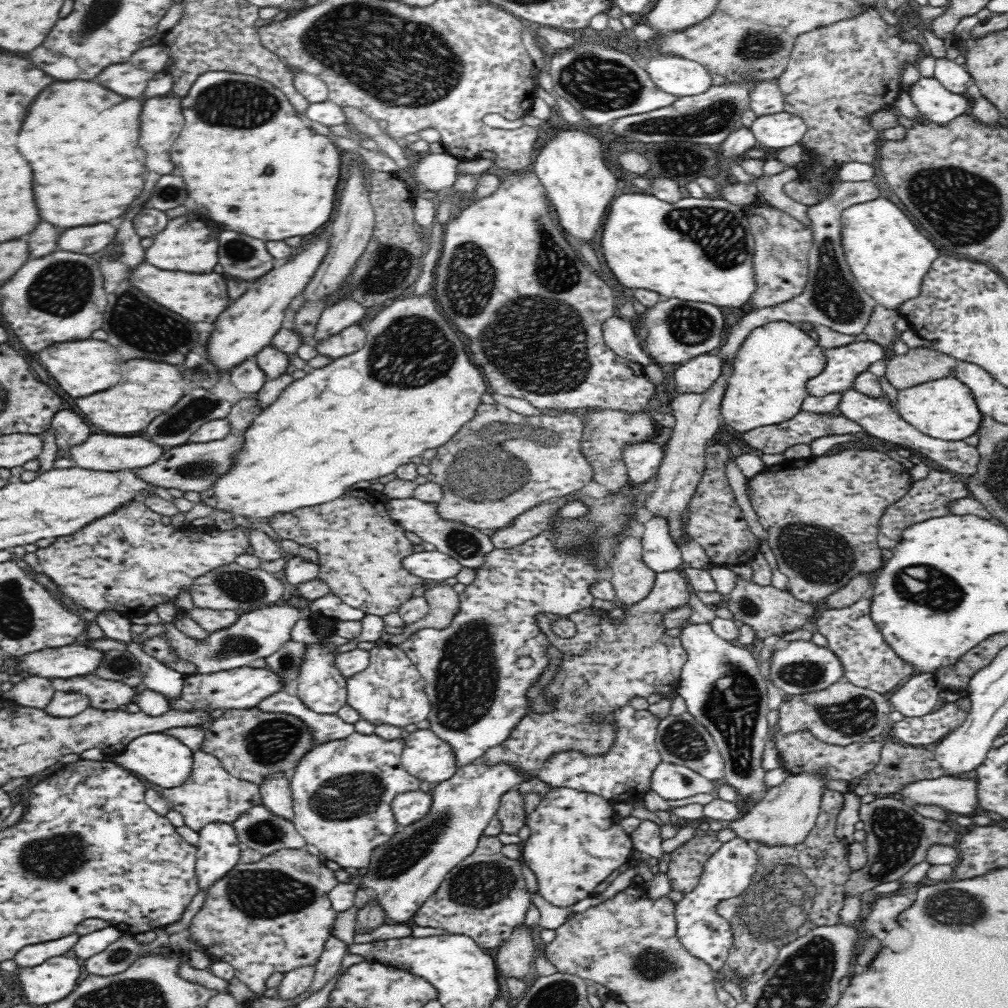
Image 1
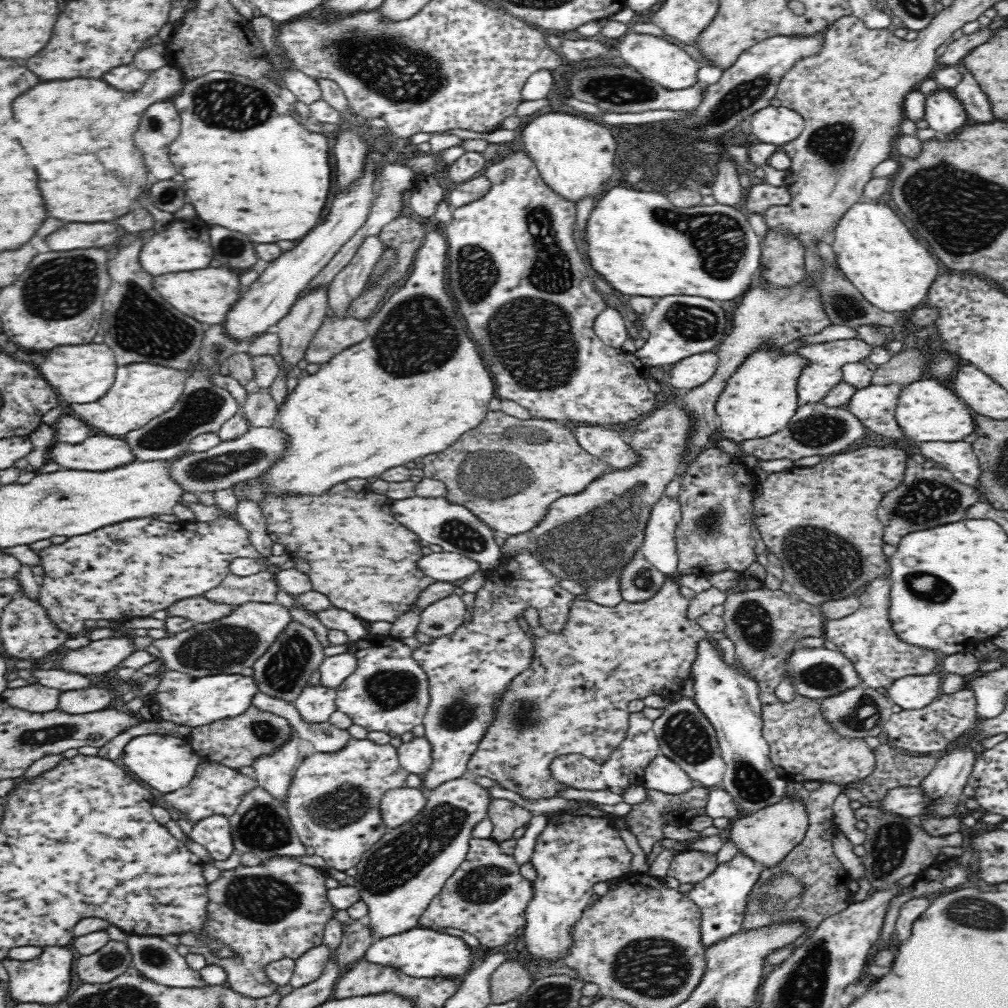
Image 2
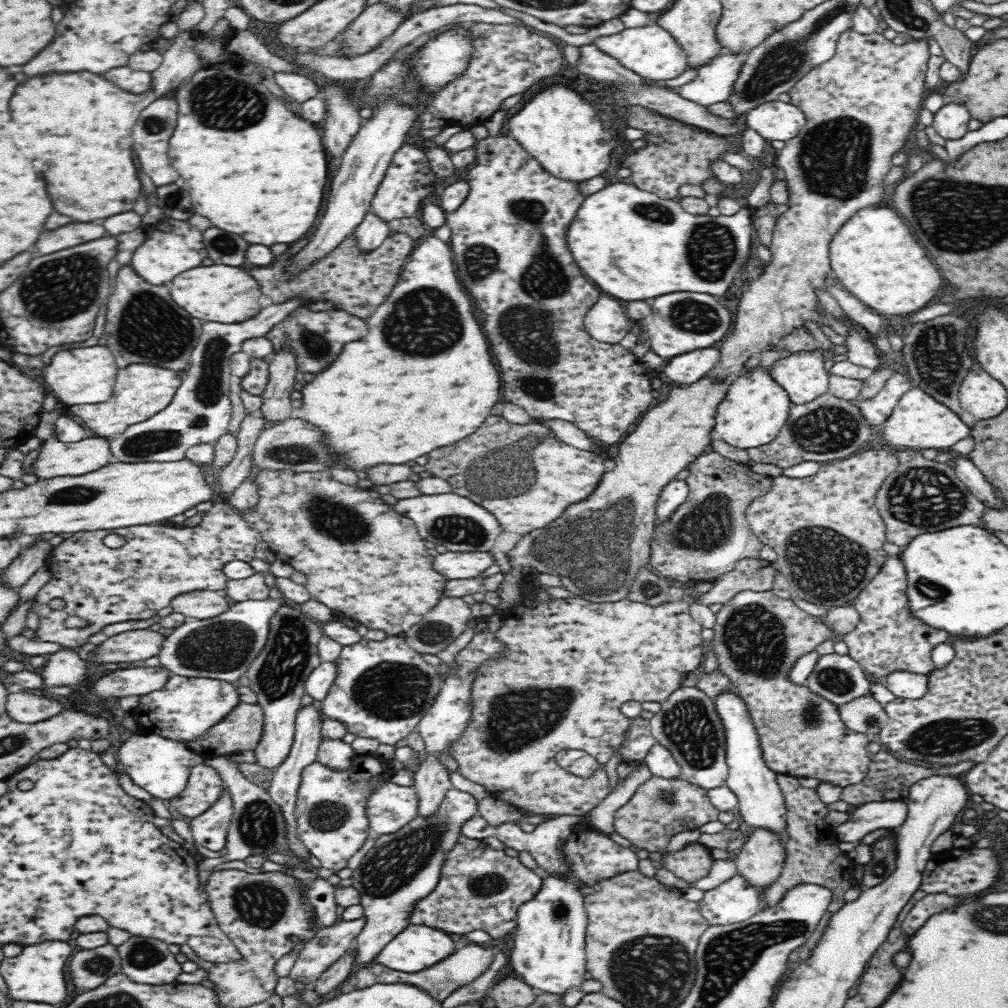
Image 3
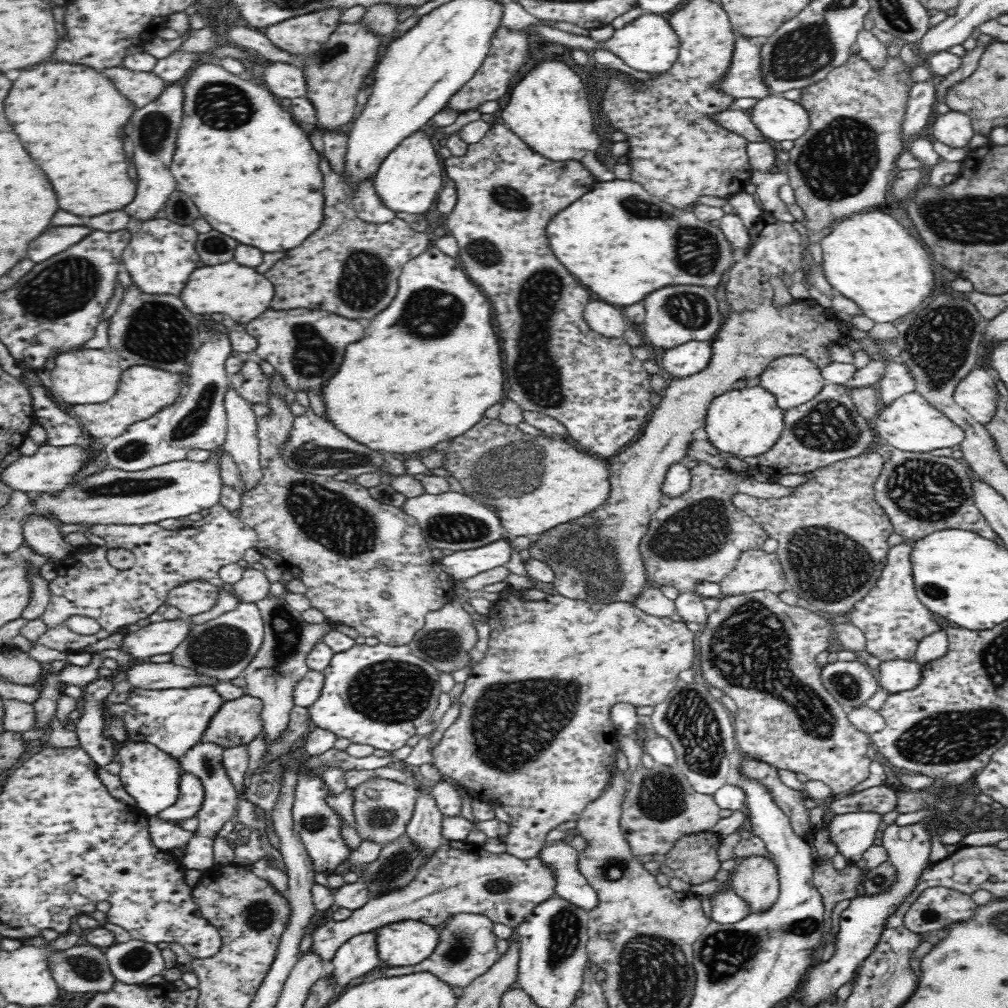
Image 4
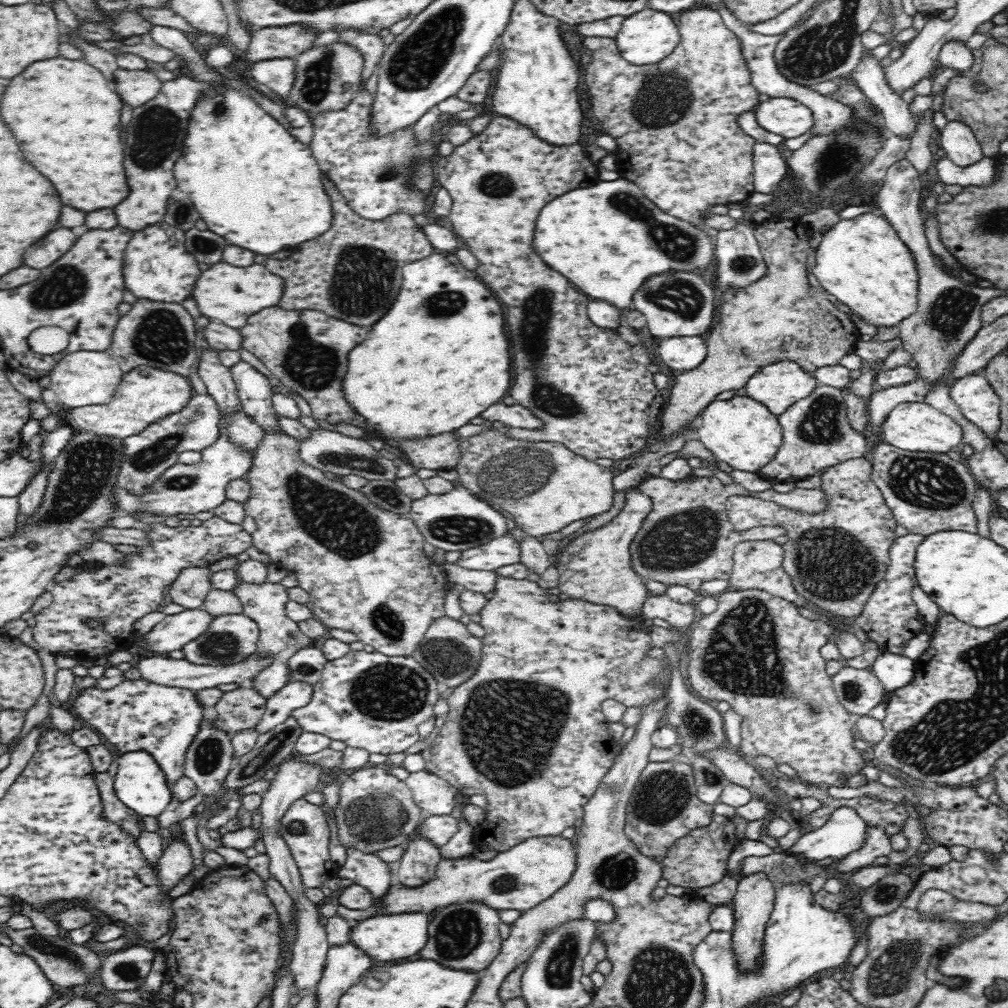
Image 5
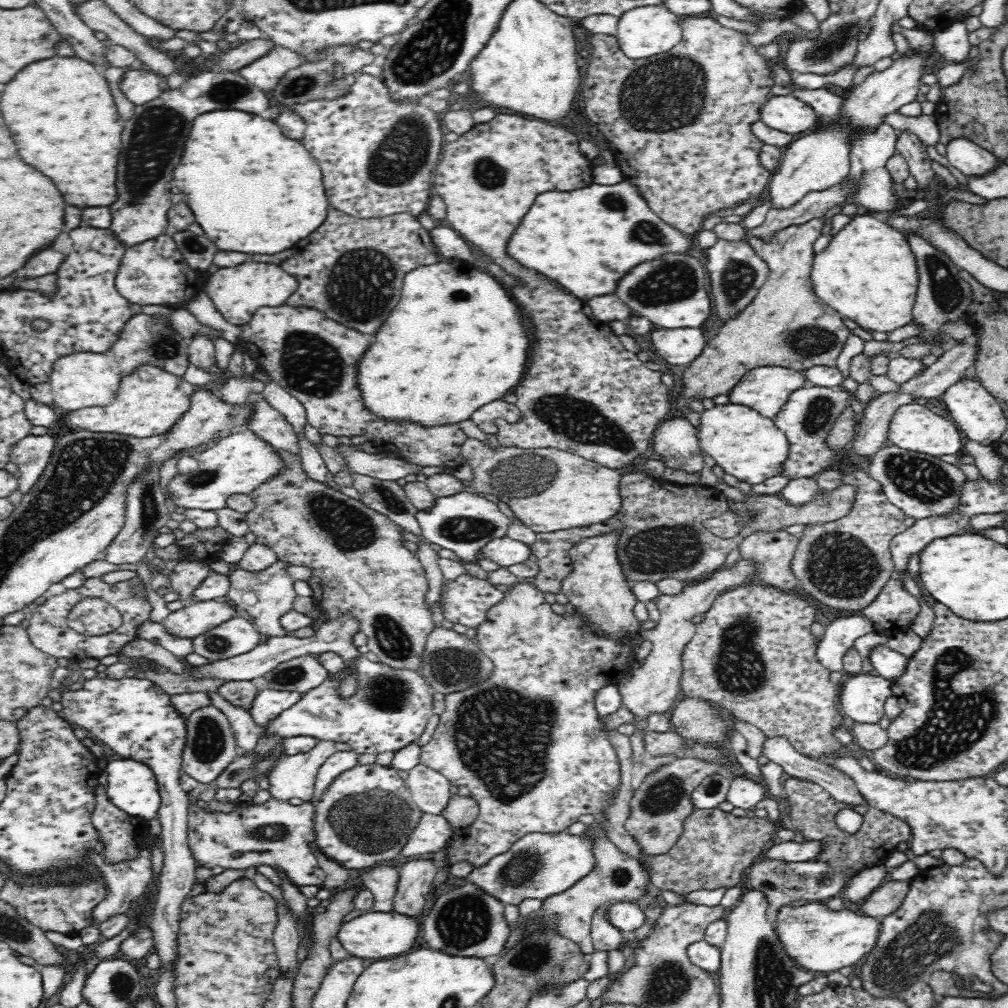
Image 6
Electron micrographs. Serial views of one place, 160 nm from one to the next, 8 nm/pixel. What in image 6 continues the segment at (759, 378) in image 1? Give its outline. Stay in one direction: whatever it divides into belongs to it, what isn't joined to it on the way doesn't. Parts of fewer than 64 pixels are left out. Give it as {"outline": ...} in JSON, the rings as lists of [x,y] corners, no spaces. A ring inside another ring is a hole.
{"outline":[[[716,404],[702,412],[697,437],[703,452],[710,454],[726,474],[750,484],[760,484],[780,474],[782,462],[788,458],[788,439],[782,430],[772,419],[742,404]]]}

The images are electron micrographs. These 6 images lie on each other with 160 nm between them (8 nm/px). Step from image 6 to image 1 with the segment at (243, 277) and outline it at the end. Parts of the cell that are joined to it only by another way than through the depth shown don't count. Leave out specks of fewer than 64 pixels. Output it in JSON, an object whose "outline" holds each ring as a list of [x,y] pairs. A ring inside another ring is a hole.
{"outline":[[[148,261],[136,264],[136,268],[130,270],[129,274],[129,280],[132,282],[130,285],[136,286],[148,298],[156,301],[158,304],[162,304],[164,308],[179,314],[190,322],[210,322],[214,324],[218,316],[228,308],[229,298],[228,293],[226,293],[228,276],[220,276],[216,272],[212,272],[212,274],[186,274],[186,272],[174,270],[159,270]]]}

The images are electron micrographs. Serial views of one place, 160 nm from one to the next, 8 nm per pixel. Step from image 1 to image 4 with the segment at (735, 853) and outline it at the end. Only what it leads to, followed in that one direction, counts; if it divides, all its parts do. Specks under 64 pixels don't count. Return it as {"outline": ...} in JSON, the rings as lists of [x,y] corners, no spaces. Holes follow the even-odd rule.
{"outline":[[[726,887],[709,898],[711,908],[708,917],[711,922],[732,925],[751,913],[750,905],[731,887]]]}

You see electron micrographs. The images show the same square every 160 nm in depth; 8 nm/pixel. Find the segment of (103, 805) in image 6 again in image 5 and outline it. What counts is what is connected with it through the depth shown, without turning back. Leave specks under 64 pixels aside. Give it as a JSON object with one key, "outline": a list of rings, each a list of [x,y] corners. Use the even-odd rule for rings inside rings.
{"outline":[[[99,771],[94,774],[94,780],[97,782],[104,805],[103,816],[138,838],[142,831],[140,825],[142,816],[128,808],[118,798],[114,788],[114,779],[115,777],[107,772]]]}

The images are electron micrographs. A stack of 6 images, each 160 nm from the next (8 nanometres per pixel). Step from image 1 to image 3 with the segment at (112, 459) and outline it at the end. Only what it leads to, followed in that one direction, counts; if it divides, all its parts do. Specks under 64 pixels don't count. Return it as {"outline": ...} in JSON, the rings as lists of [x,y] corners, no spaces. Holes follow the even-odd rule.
{"outline":[[[98,436],[69,443],[49,438],[42,441],[38,459],[27,471],[40,479],[88,474],[110,464],[110,448],[108,440]]]}

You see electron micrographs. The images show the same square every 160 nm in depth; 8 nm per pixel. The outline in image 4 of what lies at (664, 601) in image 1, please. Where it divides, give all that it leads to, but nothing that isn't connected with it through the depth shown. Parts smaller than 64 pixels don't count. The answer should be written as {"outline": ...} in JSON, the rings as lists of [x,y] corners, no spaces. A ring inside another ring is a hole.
{"outline":[[[507,589],[500,594],[489,610],[487,624],[492,632],[488,651],[484,660],[472,667],[466,680],[464,691],[459,697],[460,715],[457,720],[444,732],[442,741],[434,752],[434,764],[444,778],[457,786],[465,788],[472,799],[482,800],[502,806],[512,817],[510,832],[503,840],[507,853],[522,860],[528,860],[538,855],[542,844],[546,842],[546,834],[562,822],[577,821],[581,812],[590,803],[598,800],[604,789],[609,785],[611,776],[616,771],[615,755],[619,752],[616,732],[611,719],[612,706],[627,702],[634,706],[656,706],[666,700],[670,692],[679,682],[679,674],[692,666],[696,656],[695,632],[688,629],[687,623],[679,617],[656,617],[646,614],[632,602],[611,602],[610,604],[589,603],[585,600],[567,598],[557,592],[552,592],[540,601],[528,601],[520,595],[520,590]]]}

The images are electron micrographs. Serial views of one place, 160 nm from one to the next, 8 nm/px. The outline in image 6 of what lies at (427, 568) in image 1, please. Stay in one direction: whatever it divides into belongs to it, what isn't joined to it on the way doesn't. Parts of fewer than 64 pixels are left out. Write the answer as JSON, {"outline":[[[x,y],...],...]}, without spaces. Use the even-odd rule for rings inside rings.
{"outline":[[[506,535],[490,540],[486,546],[478,550],[474,560],[479,563],[482,559],[488,559],[490,562],[496,562],[503,568],[507,568],[513,564],[526,562],[530,554],[531,548],[526,543]]]}

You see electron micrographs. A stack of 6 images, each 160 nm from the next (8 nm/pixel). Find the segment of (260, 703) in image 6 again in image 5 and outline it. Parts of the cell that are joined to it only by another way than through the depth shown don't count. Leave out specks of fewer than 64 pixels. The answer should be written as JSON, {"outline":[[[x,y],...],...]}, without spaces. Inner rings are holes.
{"outline":[[[292,681],[282,688],[274,698],[267,700],[264,714],[256,725],[258,734],[272,730],[274,726],[284,722],[293,710],[306,706],[314,694],[314,685],[304,681]]]}

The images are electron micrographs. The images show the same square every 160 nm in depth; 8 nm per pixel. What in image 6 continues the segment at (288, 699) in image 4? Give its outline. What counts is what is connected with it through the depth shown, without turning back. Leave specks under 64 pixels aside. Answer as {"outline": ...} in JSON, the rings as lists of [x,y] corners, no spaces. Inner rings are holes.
{"outline":[[[276,561],[269,569],[261,570],[260,573],[252,573],[246,570],[237,569],[229,575],[230,588],[227,598],[235,601],[238,608],[245,610],[257,629],[257,632],[267,640],[270,637],[288,636],[288,631],[282,627],[281,617],[293,608],[296,592],[294,591],[294,581],[286,575],[284,568],[287,564],[284,561]]]}

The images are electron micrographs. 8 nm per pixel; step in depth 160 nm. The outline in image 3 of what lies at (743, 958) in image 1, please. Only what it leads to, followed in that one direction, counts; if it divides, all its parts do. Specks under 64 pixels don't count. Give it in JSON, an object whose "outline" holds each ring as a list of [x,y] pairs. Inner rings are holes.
{"outline":[[[777,774],[777,781],[785,798],[787,820],[785,849],[787,857],[780,876],[776,878],[776,882],[770,882],[770,886],[759,890],[760,895],[765,899],[762,900],[765,902],[765,907],[763,908],[775,907],[782,901],[782,898],[786,898],[786,894],[790,892],[790,889],[801,884],[813,884],[829,888],[833,895],[833,899],[828,904],[826,912],[822,914],[813,936],[802,946],[798,946],[794,952],[788,954],[790,962],[800,962],[808,958],[810,950],[820,940],[820,936],[822,936],[830,917],[847,903],[844,900],[844,895],[848,888],[852,888],[859,879],[857,874],[858,866],[848,857],[847,853],[840,850],[839,843],[835,840],[834,828],[830,827],[829,823],[825,821],[830,812],[827,807],[828,804],[819,797],[818,789],[816,787],[804,787],[800,785],[797,777],[785,774]]]}

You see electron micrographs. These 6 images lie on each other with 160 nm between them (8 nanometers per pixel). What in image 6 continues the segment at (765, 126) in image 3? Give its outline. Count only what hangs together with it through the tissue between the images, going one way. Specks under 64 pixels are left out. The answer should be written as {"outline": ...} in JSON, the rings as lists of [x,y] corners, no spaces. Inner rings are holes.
{"outline":[[[790,94],[770,96],[760,110],[760,120],[774,130],[801,136],[816,125],[816,113]]]}

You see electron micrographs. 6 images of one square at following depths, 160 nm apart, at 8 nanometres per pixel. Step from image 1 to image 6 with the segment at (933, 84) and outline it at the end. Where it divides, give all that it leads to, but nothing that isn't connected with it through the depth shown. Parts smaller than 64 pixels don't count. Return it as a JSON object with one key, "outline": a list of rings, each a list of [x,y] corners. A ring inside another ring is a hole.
{"outline":[[[964,137],[954,138],[948,145],[946,145],[945,157],[950,163],[949,168],[956,168],[967,177],[986,175],[997,166],[998,162],[1004,162],[1004,160],[994,157],[990,152],[985,151],[972,142],[972,140]]]}

